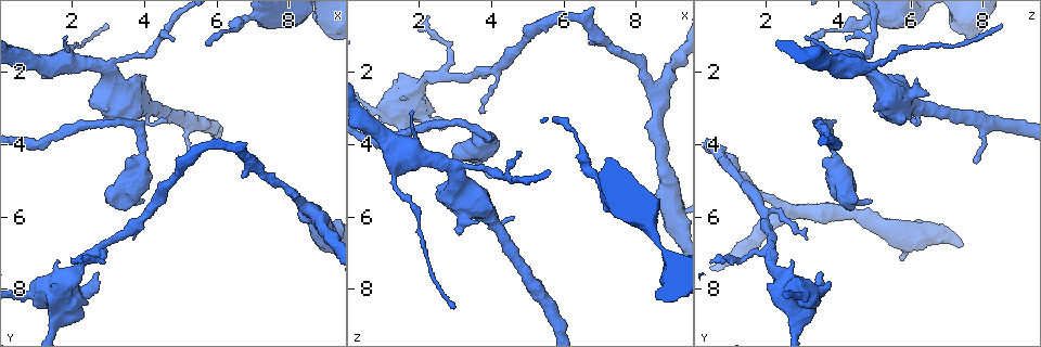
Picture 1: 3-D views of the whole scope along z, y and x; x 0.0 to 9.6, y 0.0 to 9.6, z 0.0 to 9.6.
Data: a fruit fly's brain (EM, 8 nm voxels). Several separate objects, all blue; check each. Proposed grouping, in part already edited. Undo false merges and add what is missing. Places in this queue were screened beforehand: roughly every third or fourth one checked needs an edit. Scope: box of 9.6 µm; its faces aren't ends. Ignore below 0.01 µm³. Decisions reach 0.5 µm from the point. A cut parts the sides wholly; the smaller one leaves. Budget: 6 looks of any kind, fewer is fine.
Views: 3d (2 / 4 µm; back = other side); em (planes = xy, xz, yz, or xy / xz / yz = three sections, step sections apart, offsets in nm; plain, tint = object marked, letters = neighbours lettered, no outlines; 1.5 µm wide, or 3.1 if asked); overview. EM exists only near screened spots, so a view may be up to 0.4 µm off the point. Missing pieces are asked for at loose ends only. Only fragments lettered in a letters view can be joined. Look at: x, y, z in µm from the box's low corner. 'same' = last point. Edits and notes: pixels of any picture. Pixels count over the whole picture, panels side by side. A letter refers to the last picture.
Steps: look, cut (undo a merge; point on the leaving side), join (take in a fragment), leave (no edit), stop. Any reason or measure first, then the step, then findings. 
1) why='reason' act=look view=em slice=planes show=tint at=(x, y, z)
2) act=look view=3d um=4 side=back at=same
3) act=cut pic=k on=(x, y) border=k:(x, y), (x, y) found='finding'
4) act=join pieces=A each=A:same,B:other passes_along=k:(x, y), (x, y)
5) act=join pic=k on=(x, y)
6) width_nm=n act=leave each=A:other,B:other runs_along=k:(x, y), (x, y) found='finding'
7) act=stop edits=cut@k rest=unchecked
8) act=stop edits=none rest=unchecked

why='branch stops here' act=look view=3d um=2 at=(5.30, 4.55, 7.85)

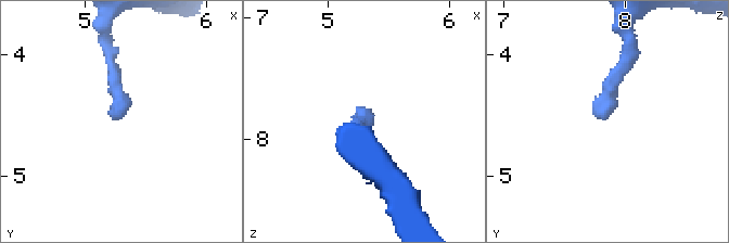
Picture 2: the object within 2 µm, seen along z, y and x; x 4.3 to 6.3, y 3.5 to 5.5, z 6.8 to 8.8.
act=look view=em slice=planes show=tint at=(5.24, 4.54, 7.80)

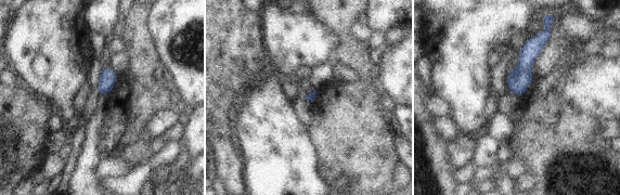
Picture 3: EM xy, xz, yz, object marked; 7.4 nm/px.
act=look view=em slice=planes show=letters at=same

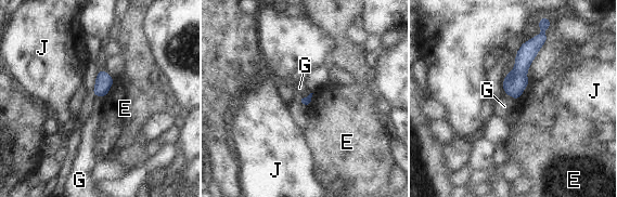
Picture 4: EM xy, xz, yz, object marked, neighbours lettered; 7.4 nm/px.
act=leave each=E:other,G:other,J:other found='none of them fits'

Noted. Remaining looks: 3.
why='long arm stops here' act=look view=3d um=2 at=(5.70, 1.25, 3.35)

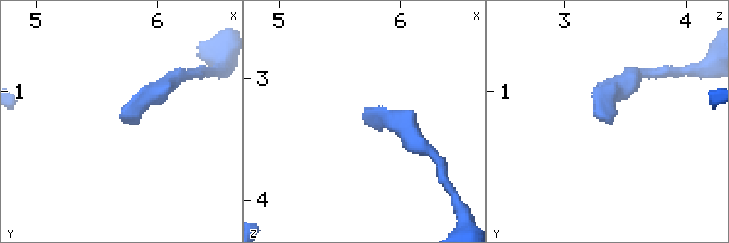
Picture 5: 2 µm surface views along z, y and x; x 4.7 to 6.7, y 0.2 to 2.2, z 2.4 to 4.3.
act=look view=em slice=planes show=letters at=(5.68, 1.20, 3.28)

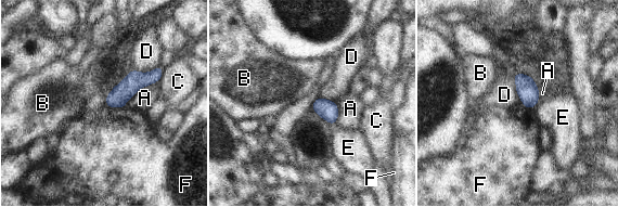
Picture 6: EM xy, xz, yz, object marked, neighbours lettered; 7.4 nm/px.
act=leave each=A:other,B:other,C:other,D:other,E:other,F:other runs_along=6:(159, 69), (108, 103) found='no lettered fragment goes on from it'

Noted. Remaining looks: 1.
why='thick turns thin' act=look view=em slice=yz step=8 show=letters at=(1.45, 9.00, 2.85)

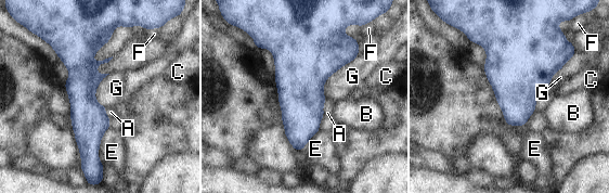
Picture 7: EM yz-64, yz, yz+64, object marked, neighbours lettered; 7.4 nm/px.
width_nm=240 act=leave each=A:other,B:other,C:other,E:other,F:other,G:other border=7:(358, 54), (326, 79), (325, 100) found='all the same neuron'

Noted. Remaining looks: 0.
act=stop edits=none rest=unchecked

